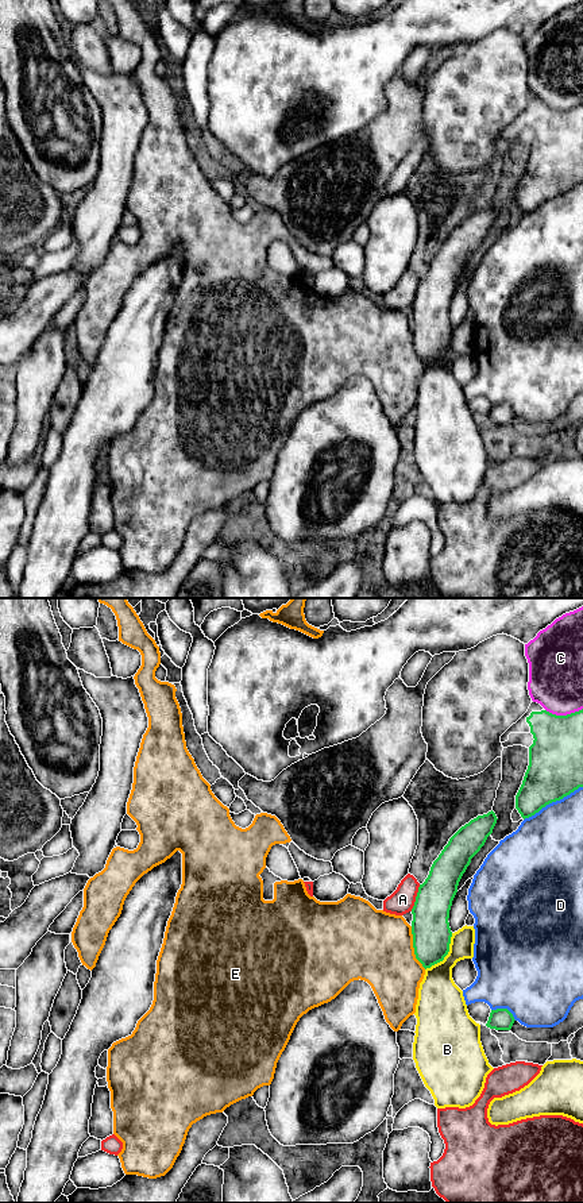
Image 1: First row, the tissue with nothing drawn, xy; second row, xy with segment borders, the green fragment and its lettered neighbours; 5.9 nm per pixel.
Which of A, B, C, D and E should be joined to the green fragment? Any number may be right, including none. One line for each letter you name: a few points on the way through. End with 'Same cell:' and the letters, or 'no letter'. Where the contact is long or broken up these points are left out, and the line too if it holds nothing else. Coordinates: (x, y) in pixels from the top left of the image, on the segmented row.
E: Path across: xy (431, 930), (414, 948), (373, 945)
Same cell: E

